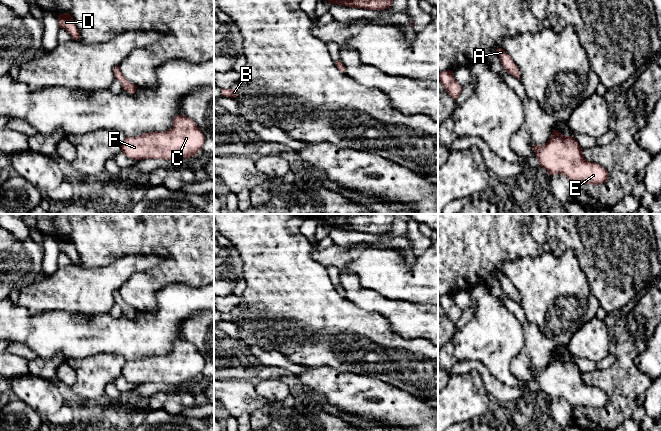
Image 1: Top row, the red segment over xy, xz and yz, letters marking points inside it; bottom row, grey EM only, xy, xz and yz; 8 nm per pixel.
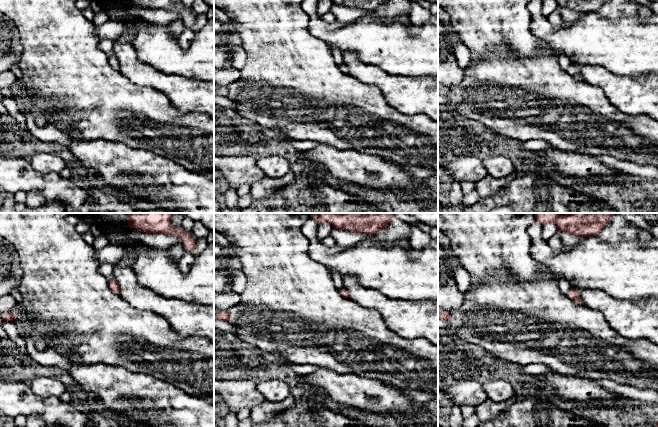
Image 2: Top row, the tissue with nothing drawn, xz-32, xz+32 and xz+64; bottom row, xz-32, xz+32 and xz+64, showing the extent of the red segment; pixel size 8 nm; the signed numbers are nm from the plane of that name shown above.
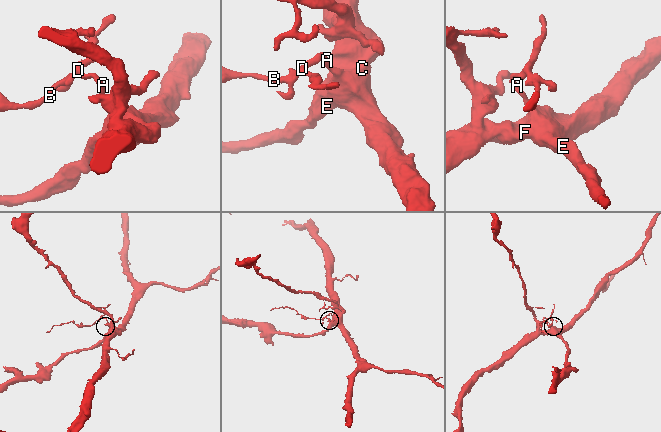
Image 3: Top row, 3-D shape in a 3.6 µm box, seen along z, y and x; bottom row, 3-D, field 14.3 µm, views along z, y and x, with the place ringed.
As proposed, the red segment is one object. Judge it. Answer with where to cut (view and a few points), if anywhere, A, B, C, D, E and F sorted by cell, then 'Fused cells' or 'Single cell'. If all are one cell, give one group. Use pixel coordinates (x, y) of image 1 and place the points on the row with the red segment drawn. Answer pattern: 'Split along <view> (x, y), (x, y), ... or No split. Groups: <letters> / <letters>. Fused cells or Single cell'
No split. Groups: A B C D E F. Single cell

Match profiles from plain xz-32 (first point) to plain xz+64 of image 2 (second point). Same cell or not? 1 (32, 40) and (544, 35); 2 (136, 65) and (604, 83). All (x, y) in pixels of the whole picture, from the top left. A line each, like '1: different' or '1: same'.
1: different
2: same

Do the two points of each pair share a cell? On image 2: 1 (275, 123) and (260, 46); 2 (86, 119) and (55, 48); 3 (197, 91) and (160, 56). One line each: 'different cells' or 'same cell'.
1: same cell
2: same cell
3: different cells

